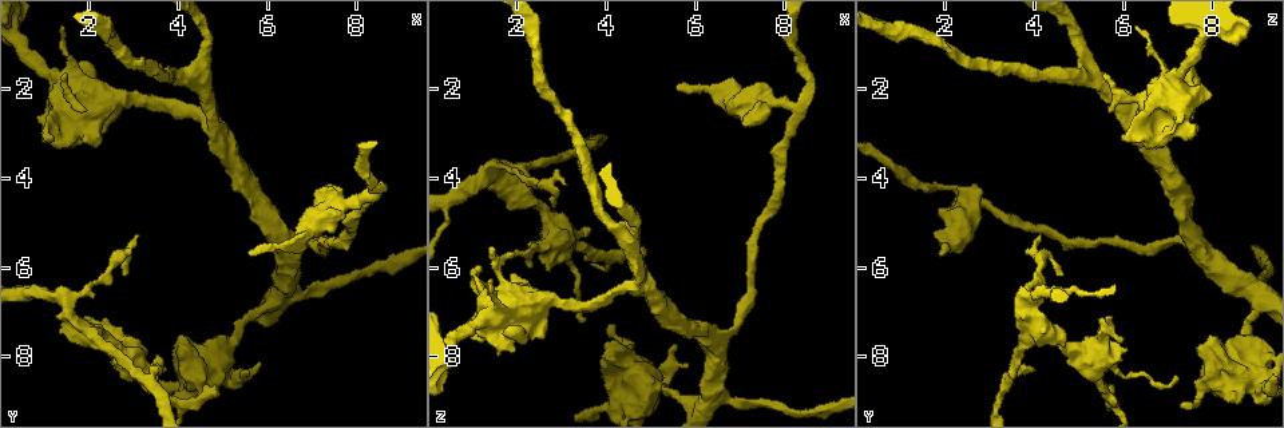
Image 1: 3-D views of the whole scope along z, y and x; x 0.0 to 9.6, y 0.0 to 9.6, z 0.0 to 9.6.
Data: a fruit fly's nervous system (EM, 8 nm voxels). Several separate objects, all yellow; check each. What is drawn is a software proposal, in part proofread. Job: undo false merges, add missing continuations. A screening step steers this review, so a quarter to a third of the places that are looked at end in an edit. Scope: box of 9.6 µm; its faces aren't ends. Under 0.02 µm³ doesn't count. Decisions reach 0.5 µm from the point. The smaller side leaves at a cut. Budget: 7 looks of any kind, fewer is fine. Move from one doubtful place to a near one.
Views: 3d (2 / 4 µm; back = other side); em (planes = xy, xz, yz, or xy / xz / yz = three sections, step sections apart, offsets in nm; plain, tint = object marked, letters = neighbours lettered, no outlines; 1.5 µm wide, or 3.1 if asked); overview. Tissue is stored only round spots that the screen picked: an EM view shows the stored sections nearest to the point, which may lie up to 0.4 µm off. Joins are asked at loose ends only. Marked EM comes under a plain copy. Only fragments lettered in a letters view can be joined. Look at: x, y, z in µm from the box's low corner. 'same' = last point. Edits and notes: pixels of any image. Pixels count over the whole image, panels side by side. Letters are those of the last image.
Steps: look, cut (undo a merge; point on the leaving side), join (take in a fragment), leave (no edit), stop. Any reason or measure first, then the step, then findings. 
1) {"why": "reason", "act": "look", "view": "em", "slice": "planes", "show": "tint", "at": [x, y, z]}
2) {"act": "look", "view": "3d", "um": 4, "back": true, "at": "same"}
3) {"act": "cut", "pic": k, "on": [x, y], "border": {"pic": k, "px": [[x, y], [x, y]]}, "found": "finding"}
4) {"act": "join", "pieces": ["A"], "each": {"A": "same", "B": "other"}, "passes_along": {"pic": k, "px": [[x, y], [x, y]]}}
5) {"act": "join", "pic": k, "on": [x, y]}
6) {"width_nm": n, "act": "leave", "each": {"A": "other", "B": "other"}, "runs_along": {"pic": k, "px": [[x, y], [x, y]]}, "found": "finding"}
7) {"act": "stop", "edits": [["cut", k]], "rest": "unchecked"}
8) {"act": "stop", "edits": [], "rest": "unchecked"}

{"why": "branch stops here", "act": "look", "view": "em", "slice": "planes", "show": "letters", "at": [4.85, 8.75, 5.55]}

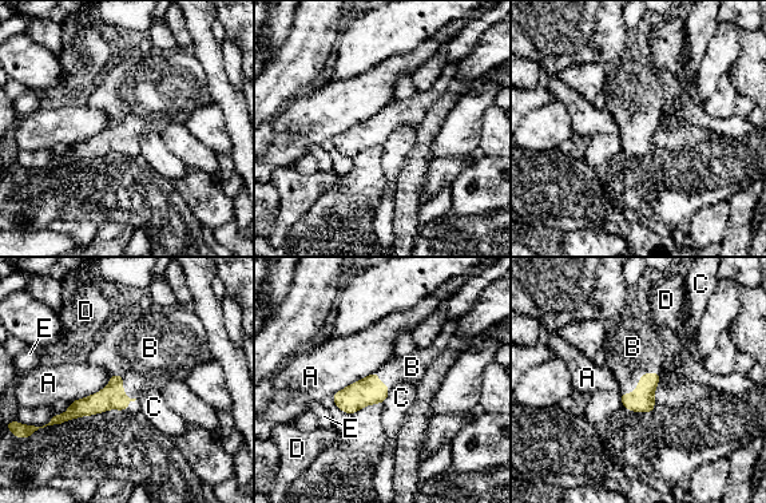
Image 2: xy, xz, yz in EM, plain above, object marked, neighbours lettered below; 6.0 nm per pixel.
{"width_nm": 140, "longest_contact_nm": ["A", 280], "act": "join", "pieces": ["B"], "each": {"A": "other", "B": "same", "C": "other", "D": "other", "E": "other"}, "found": "the cell continues"}

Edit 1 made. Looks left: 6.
{"why": "sharp bend", "act": "look", "view": "em", "um": 3.1, "slice": "xy", "step": 16, "show": "tint", "at": [2.00, 7.40, 4.25]}

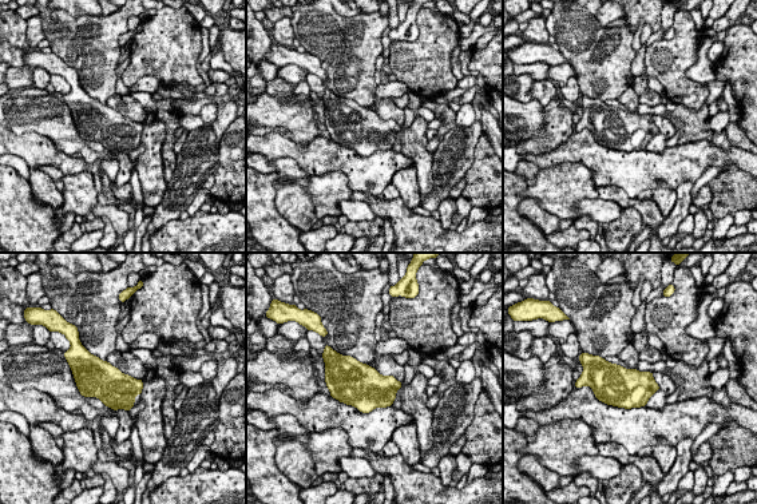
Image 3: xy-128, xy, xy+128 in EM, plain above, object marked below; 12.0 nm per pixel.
{"why": "another direction", "act": "look", "view": "em", "um": 3.1, "slice": "planes", "show": "letters", "at": "same"}

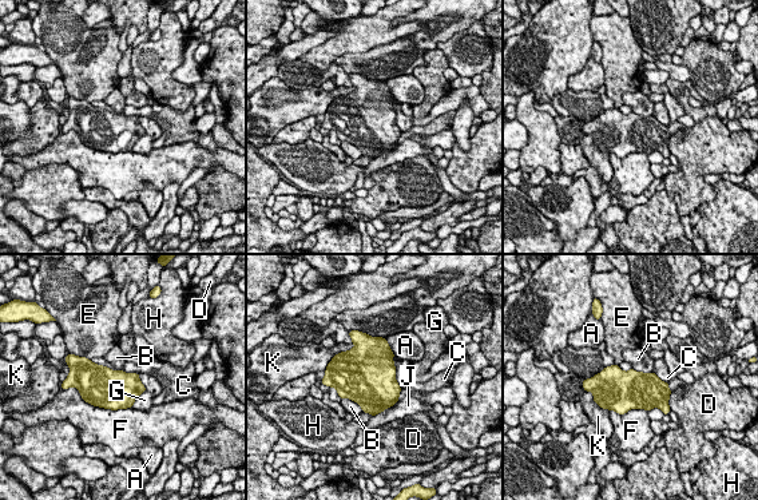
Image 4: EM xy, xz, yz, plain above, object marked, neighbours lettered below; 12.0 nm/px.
{"width_nm": 480, "act": "leave", "each": {"A": "other", "B": "other", "C": "other", "D": "other", "E": "other", "F": "other", "G": "other", "H": "other", "J": "other", "K": "other"}, "border": {"pic": 4, "px": [[341, 397], [353, 400], [362, 411]]}, "found": "all the same cell"}

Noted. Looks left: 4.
{"why": "stops while still wide", "act": "look", "view": "3d", "um": 4, "back": true, "at": [2.70, 7.80, 6.05]}

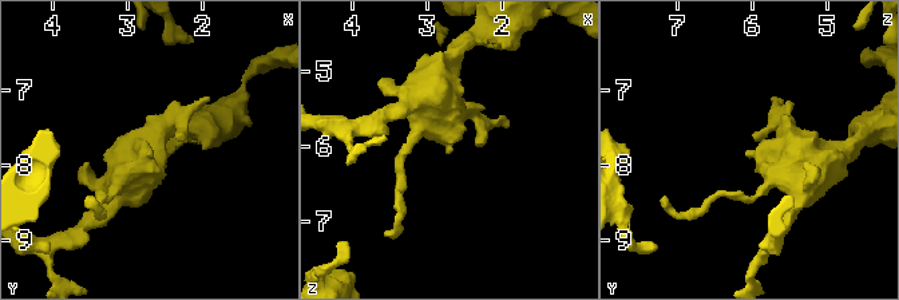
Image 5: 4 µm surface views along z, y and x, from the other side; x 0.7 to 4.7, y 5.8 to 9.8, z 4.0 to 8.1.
{"why": "now the EM", "act": "look", "view": "em", "slice": "xz", "step": 4, "show": "letters", "at": [2.75, 7.80, 6.10]}

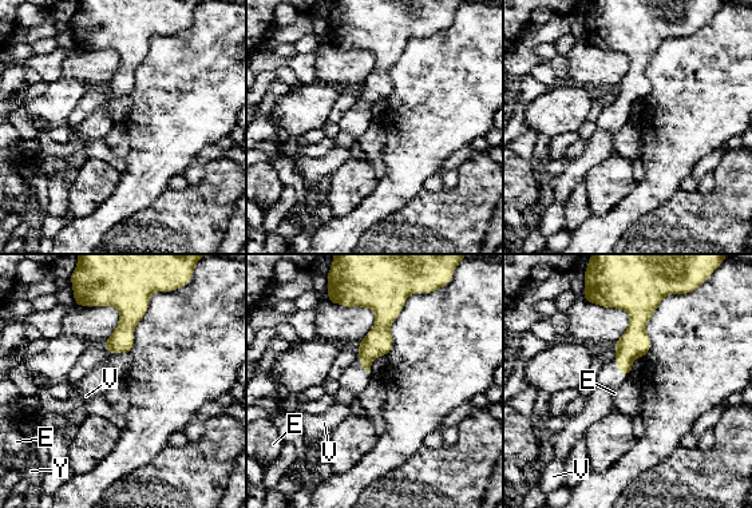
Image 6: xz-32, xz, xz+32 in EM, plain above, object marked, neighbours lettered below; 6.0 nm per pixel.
{"act": "look", "view": "em", "slice": "planes", "show": "letters", "at": "same"}

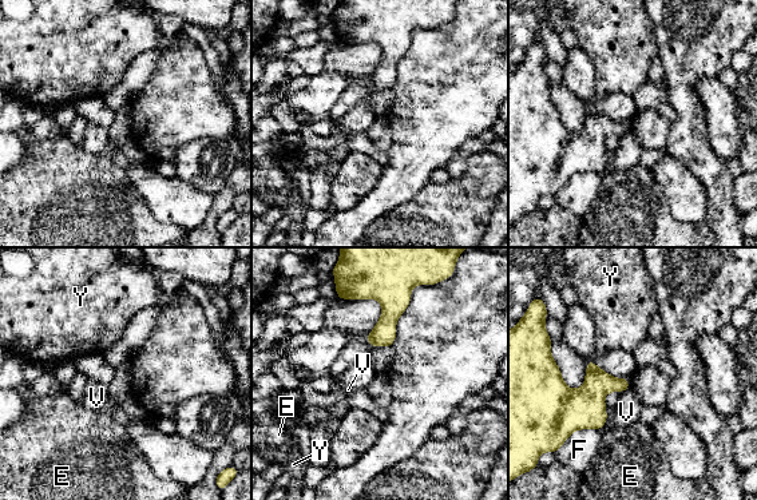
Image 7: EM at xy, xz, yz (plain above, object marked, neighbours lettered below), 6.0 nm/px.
{"longest_contact_nm": ["F", 240], "act": "leave", "each": {"E": "other", "F": "other", "V": "other", "Y": "other"}, "found": "none of them fits"}

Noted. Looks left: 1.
{"act": "stop", "edits": [["join", 2]], "rest": "unchecked"}

